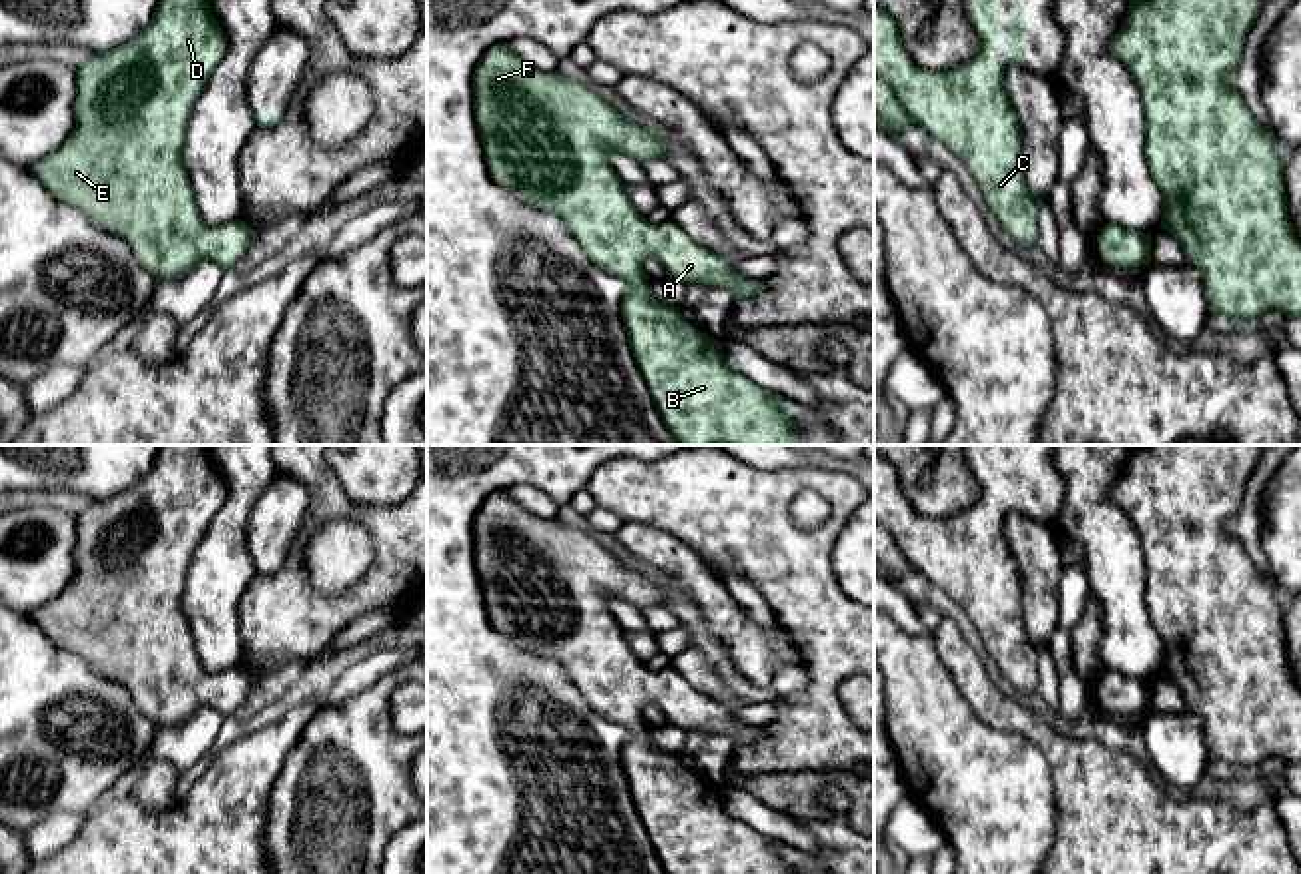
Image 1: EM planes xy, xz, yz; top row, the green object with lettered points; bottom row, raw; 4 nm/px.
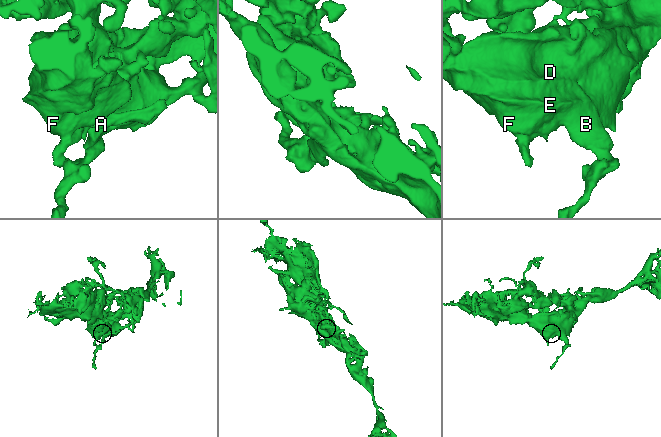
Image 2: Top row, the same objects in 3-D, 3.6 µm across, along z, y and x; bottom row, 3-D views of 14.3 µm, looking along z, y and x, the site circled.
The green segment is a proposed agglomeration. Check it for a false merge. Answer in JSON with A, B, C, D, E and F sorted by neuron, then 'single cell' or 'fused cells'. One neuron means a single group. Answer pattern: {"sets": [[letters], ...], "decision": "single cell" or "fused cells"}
{"sets": [["A", "B", "C", "D", "E", "F"]], "decision": "single cell"}

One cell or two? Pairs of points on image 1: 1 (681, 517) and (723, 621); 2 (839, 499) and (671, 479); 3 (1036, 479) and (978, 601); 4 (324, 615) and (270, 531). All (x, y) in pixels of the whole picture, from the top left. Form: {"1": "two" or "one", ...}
{"1": "two", "2": "one", "3": "one", "4": "two"}

